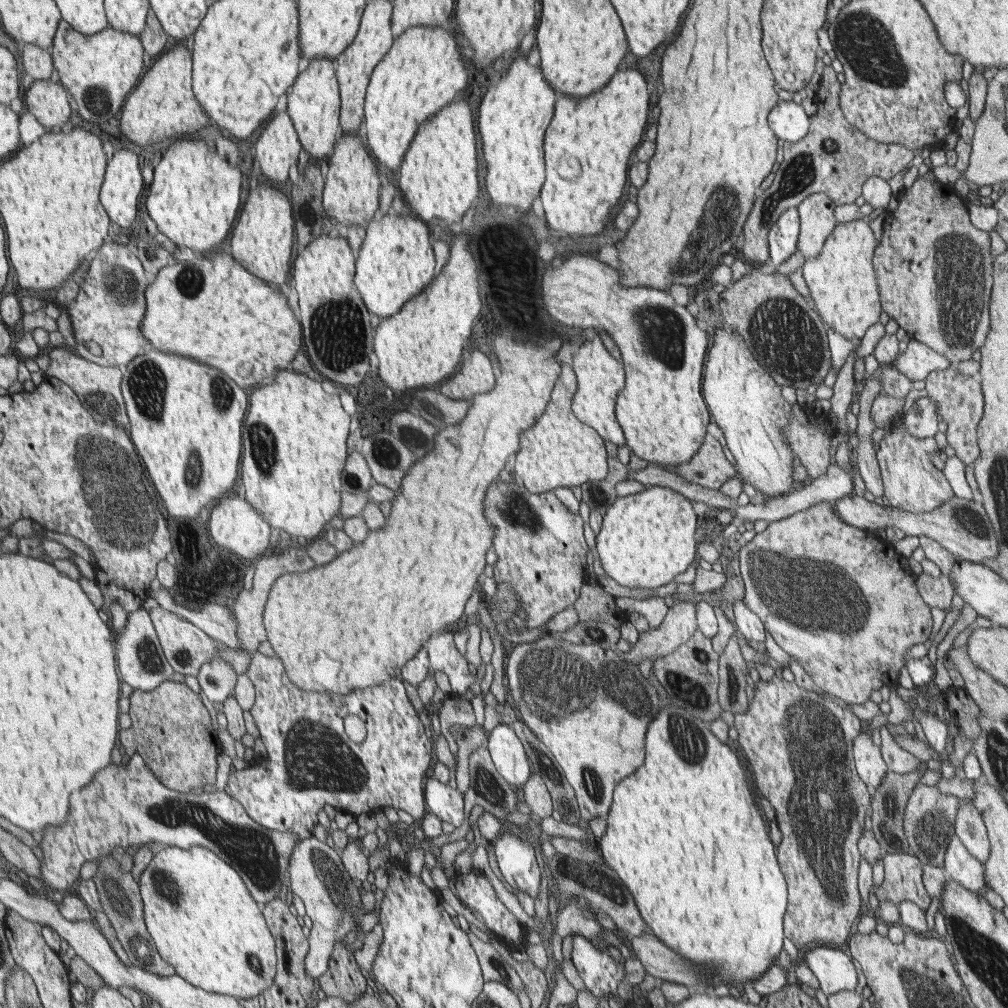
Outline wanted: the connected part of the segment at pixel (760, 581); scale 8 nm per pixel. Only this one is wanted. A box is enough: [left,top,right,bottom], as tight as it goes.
[739,500,933,704]

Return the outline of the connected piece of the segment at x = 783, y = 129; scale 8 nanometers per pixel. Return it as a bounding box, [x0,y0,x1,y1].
[769,101,810,143]

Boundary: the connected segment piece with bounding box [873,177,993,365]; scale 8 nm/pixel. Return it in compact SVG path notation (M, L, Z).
M919 178L909 188L905 188L904 194L900 196L900 202L896 210L889 212L883 223L883 233L880 242L874 251L873 267L876 271L876 278L880 293L881 307L890 318L893 318L900 328L906 330L911 339L926 344L934 352L938 352L952 364L958 364L961 361L967 361L971 357L960 358L956 352L952 352L952 346L946 342L945 334L942 334L940 328L940 304L938 300L938 284L936 284L936 241L947 234L964 234L980 250L986 254L986 296L988 302L991 301L991 290L993 287L993 259L990 256L990 237L985 230L975 227L972 224L969 208L964 198L956 193L954 185L941 185L937 180L925 180Z

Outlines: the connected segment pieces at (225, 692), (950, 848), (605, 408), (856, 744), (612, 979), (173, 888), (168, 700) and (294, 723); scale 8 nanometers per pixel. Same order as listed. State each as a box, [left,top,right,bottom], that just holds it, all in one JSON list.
[[196,654,237,703],[943,835,987,892],[572,335,626,446],[853,727,889,795],[572,935,626,998],[140,846,277,999],[129,681,221,791],[224,651,432,841]]

